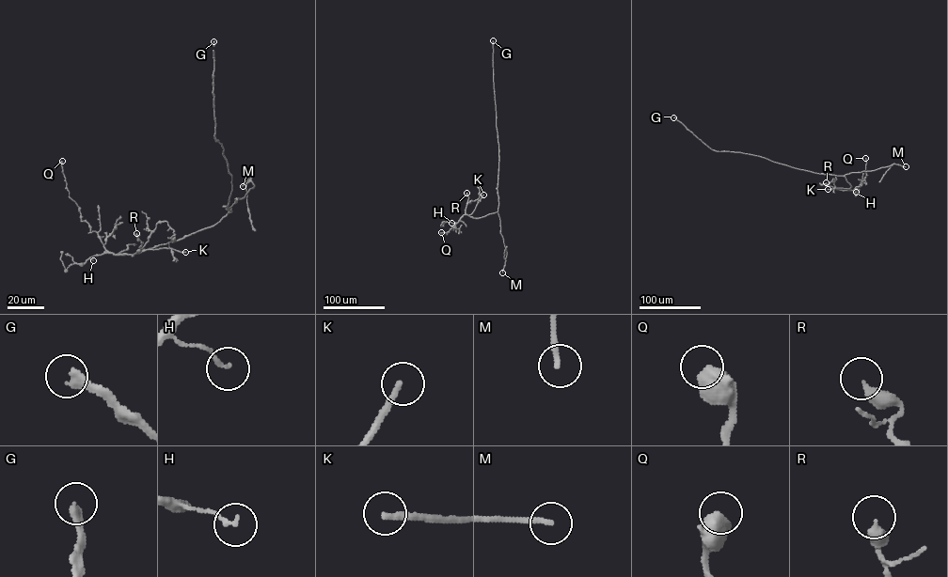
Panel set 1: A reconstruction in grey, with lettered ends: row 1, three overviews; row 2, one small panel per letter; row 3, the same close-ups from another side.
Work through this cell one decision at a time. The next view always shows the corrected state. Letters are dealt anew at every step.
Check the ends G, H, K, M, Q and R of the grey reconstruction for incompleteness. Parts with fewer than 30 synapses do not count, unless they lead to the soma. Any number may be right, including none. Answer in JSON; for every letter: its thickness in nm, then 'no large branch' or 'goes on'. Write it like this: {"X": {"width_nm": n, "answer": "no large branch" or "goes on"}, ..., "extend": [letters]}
{"G": {"width_nm": 360, "answer": "goes on"}, "H": {"width_nm": 130, "answer": "no large branch"}, "K": {"width_nm": 220, "answer": "goes on"}, "M": {"width_nm": 200, "answer": "no large branch"}, "Q": {"width_nm": 600, "answer": "no large branch"}, "R": {"width_nm": 400, "answer": "no large branch"}, "extend": ["G", "K"]}

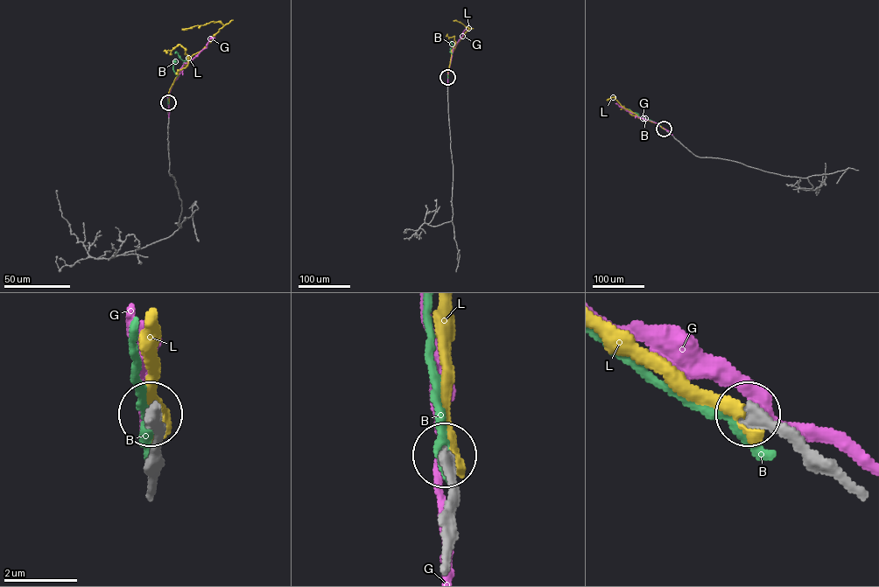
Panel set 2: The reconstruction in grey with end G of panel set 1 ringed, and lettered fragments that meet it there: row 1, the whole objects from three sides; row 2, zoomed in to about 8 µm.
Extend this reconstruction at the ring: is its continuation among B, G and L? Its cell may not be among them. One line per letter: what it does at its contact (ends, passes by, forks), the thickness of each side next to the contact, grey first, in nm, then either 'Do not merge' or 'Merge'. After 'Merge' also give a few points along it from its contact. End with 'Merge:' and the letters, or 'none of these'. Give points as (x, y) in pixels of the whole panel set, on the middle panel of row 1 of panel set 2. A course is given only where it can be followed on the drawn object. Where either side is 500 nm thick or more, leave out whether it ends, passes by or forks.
B: It ends there. Thickness 380 nm (grey) against 400 nm. Do not merge
G: It passes by. Thickness 400 nm (grey) against 320 nm. Do not merge
L: Thickness 400 nm (grey) against 500 nm. Do not merge
Merge: none of these

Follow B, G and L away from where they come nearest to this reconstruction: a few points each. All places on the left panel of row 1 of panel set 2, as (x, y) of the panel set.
B: (168, 102), (169, 91), (185, 62), (176, 52)
G: (168, 102), (169, 93), (184, 63), (192, 59), (207, 47), (209, 39), (214, 38)
L: (168, 102), (170, 88), (178, 72), (223, 25), (212, 21), (190, 28)

